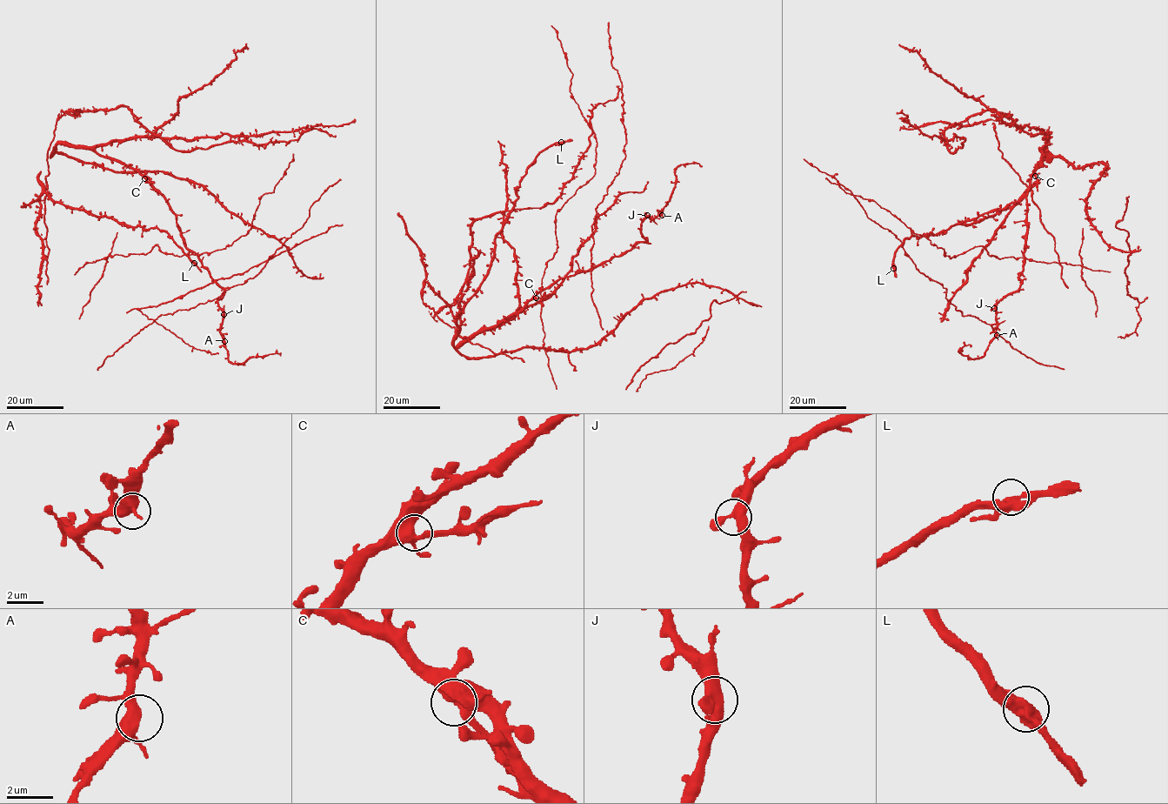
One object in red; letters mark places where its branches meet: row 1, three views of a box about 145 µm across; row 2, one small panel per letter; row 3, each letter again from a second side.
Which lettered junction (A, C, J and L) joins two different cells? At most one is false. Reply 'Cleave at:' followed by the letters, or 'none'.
Cleave at: none

